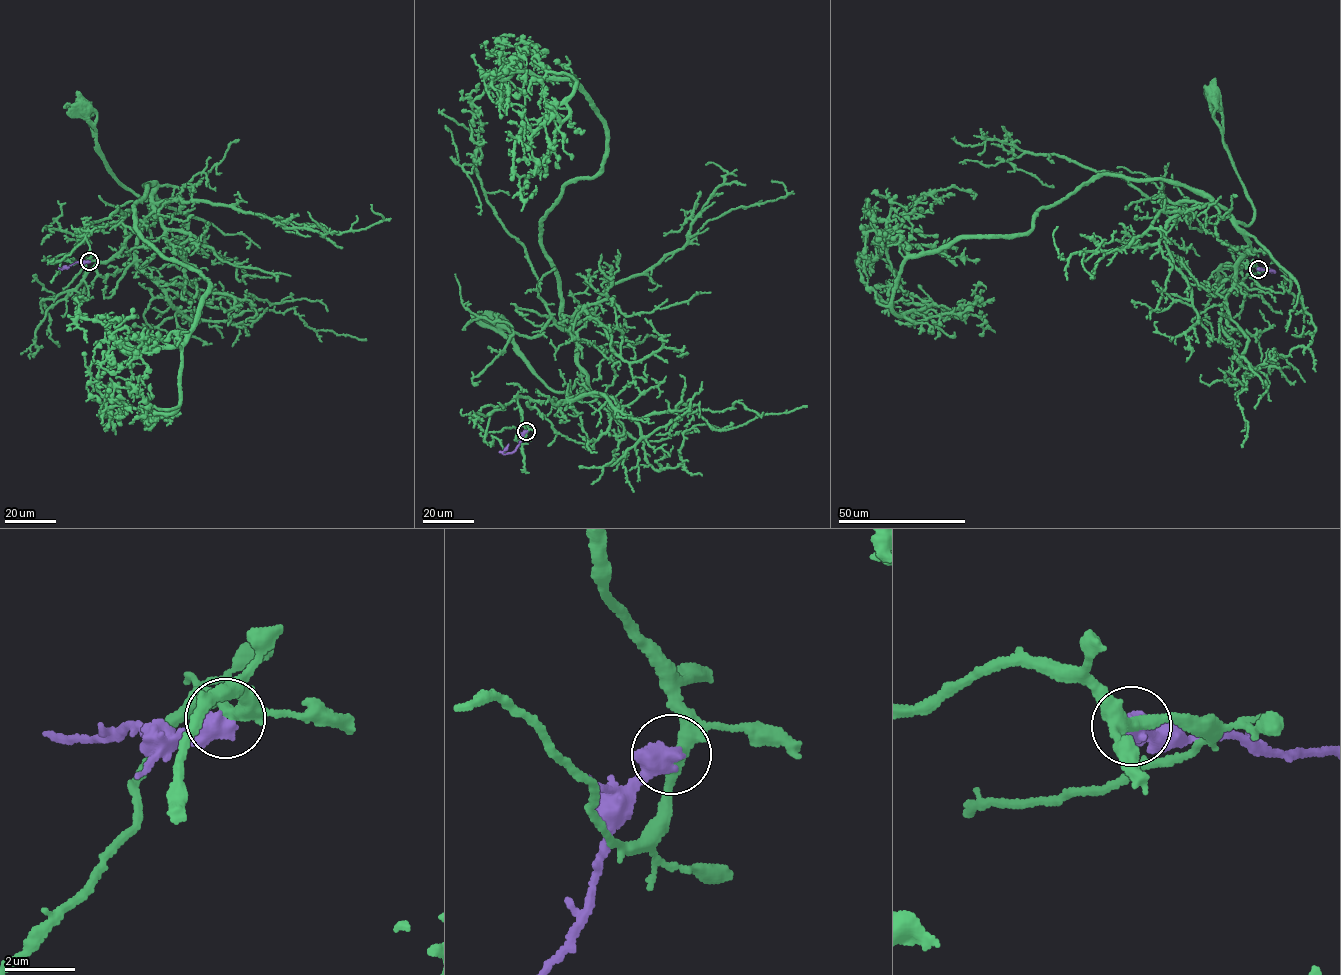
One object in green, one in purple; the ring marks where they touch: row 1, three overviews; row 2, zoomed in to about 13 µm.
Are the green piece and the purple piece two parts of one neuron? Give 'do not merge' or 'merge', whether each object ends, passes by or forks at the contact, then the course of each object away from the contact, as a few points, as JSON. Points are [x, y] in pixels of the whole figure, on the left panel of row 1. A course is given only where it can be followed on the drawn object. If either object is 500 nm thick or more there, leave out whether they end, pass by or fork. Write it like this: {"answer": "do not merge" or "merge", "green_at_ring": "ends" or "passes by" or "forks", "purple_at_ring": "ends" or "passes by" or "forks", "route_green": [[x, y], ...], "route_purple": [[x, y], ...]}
{"answer": "do not merge", "green_at_ring": "passes by", "purple_at_ring": "passes by", "route_green": [[89, 261], [83, 276], [118, 253], [159, 200], [141, 199], [119, 181], [81, 109]], "route_purple": [[89, 261], [69, 267]]}

